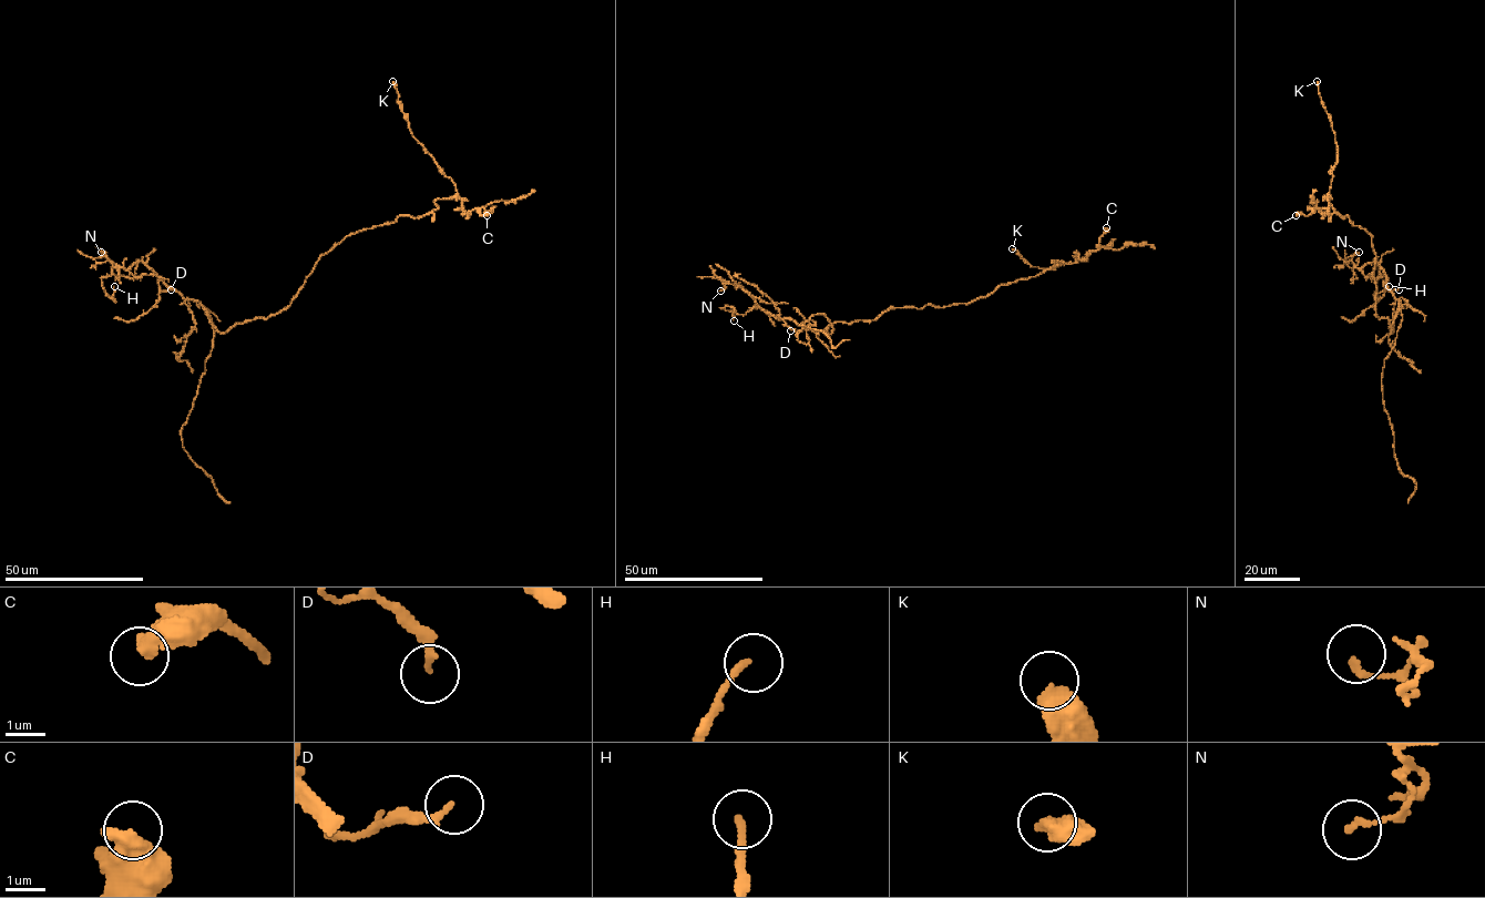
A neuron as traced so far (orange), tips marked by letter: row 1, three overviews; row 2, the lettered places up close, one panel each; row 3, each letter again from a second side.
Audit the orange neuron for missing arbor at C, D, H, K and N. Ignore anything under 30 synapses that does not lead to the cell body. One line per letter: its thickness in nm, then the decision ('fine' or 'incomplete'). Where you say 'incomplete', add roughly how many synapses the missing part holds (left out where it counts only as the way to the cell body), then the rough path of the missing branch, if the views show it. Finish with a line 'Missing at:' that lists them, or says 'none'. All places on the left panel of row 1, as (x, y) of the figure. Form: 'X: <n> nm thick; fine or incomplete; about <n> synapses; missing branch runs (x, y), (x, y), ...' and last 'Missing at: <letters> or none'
C: 600 nm thick; fine
D: 180 nm thick; fine
H: 160 nm thick; fine
K: 440 nm thick; fine
N: 130 nm thick; fine
Missing at: none

